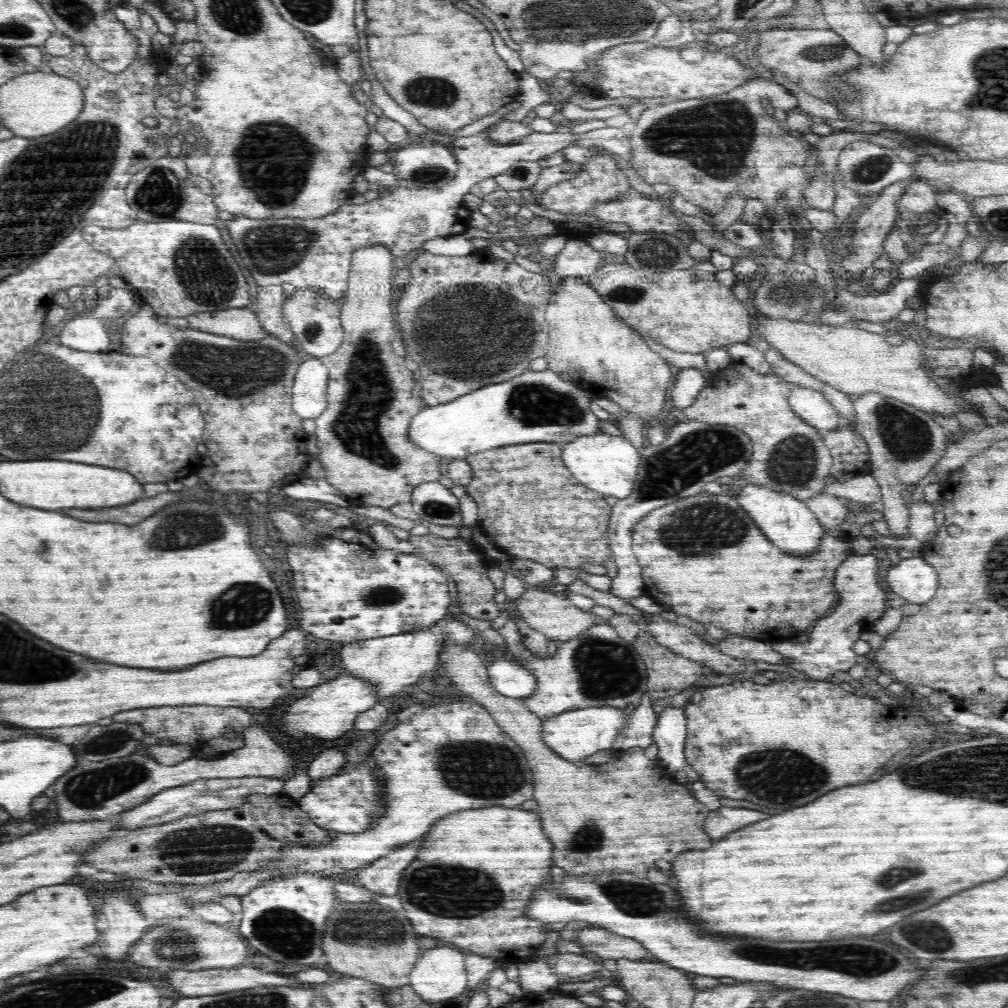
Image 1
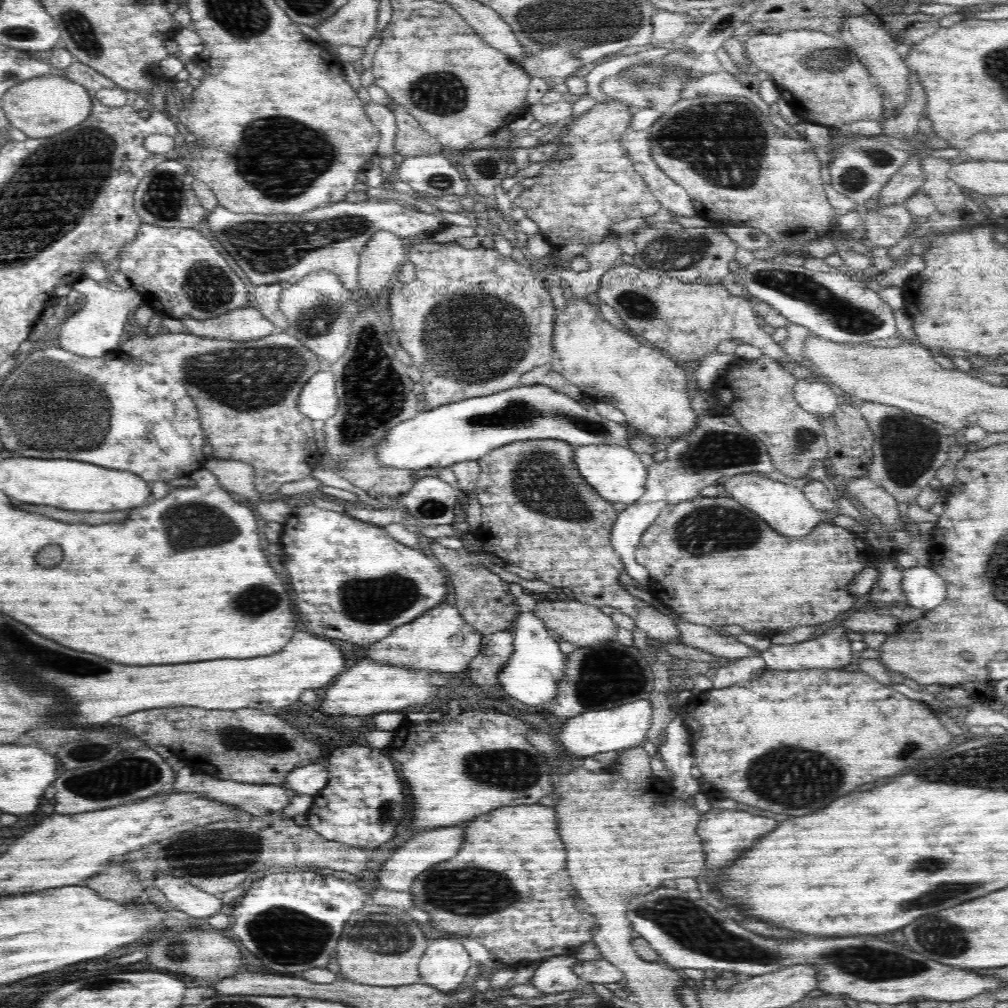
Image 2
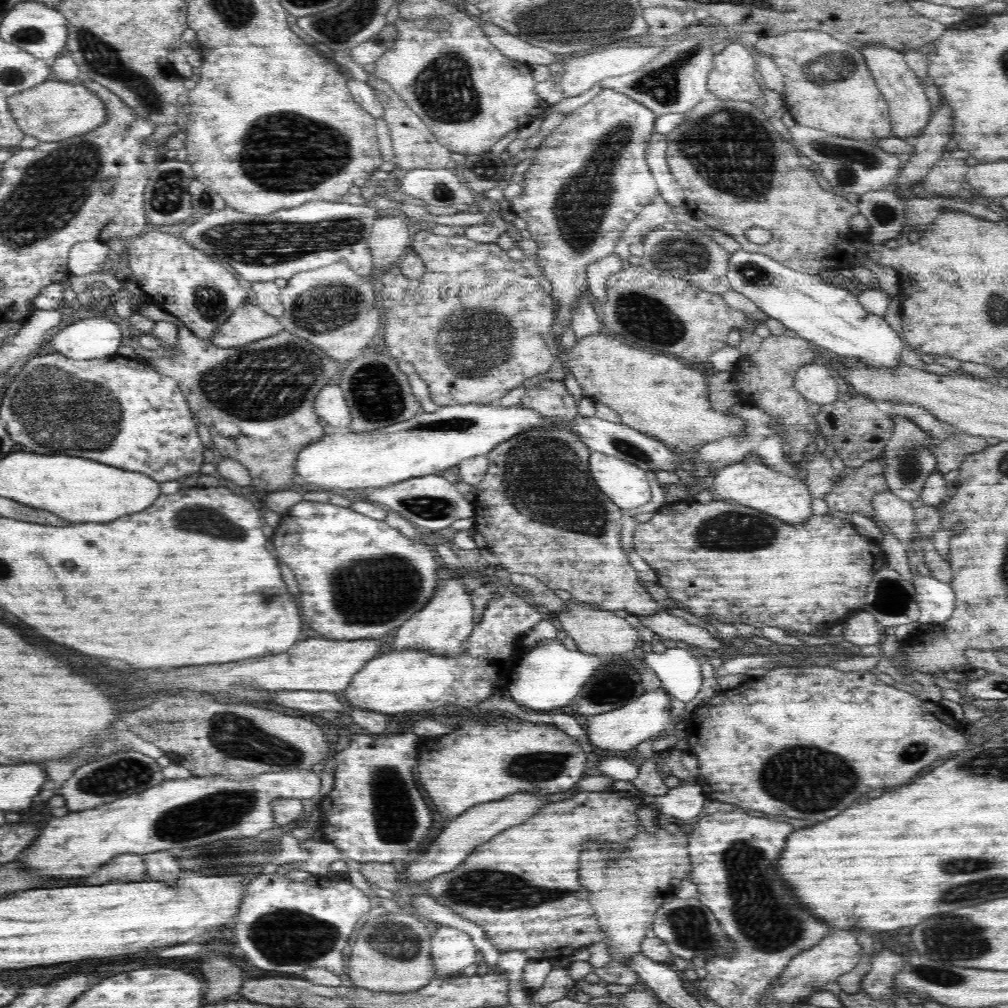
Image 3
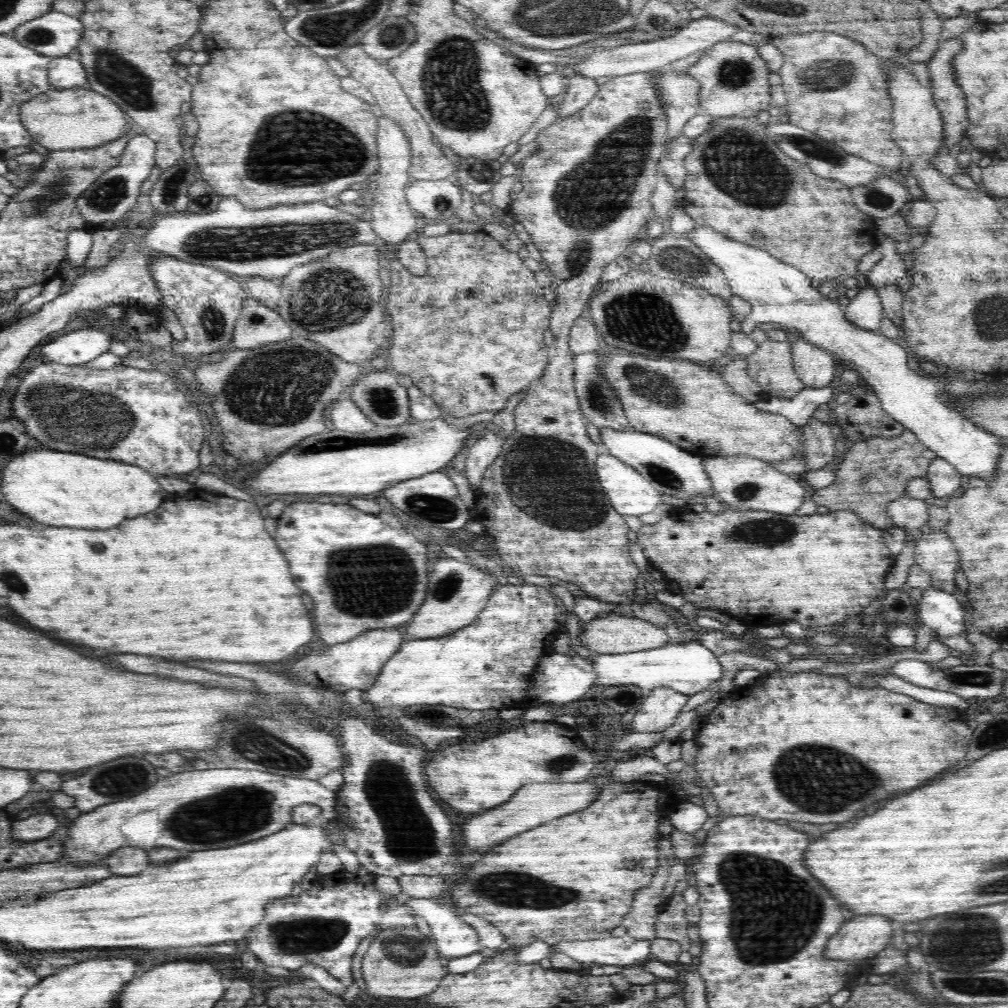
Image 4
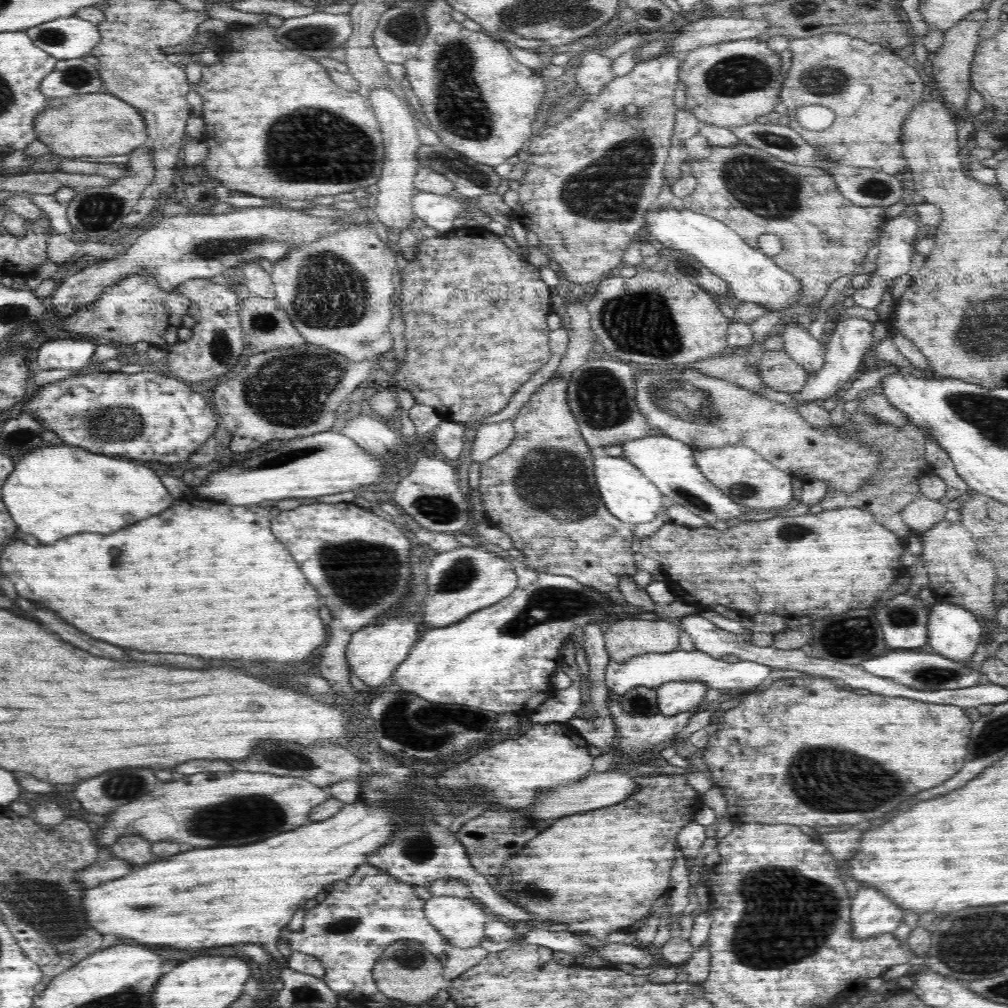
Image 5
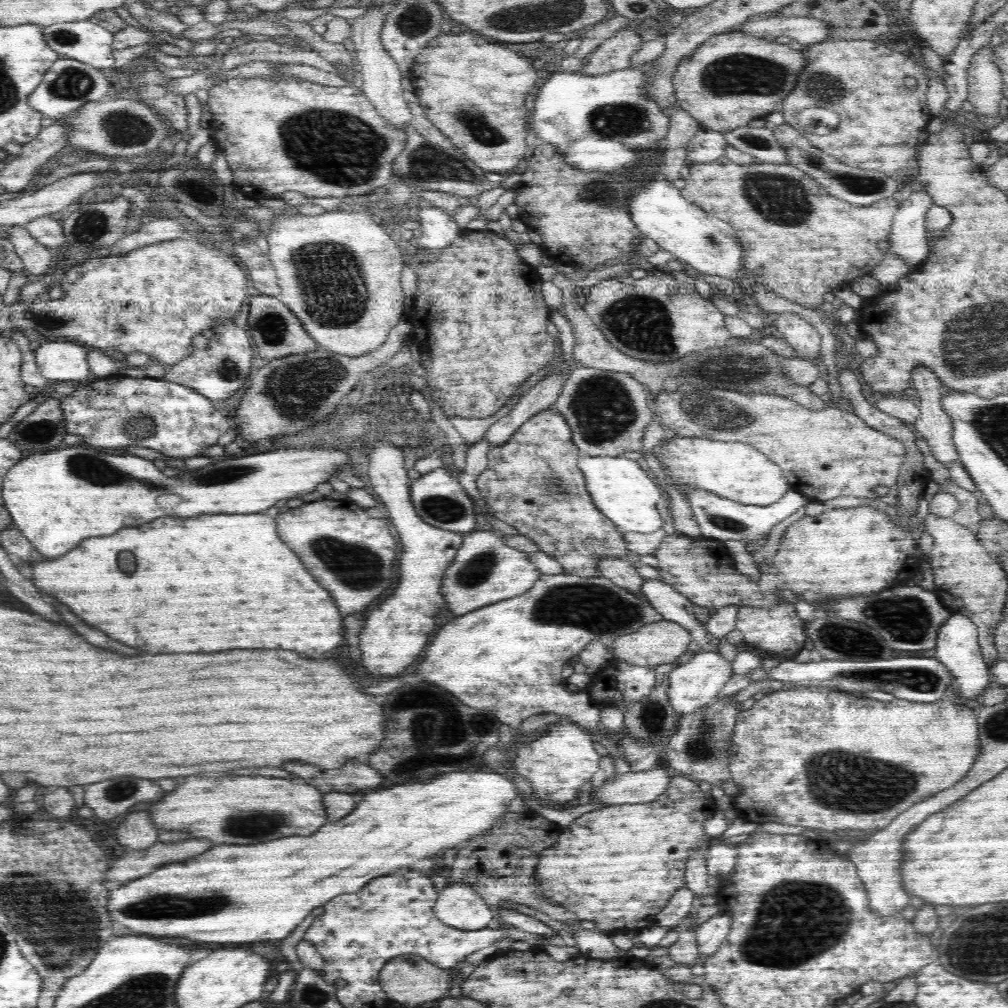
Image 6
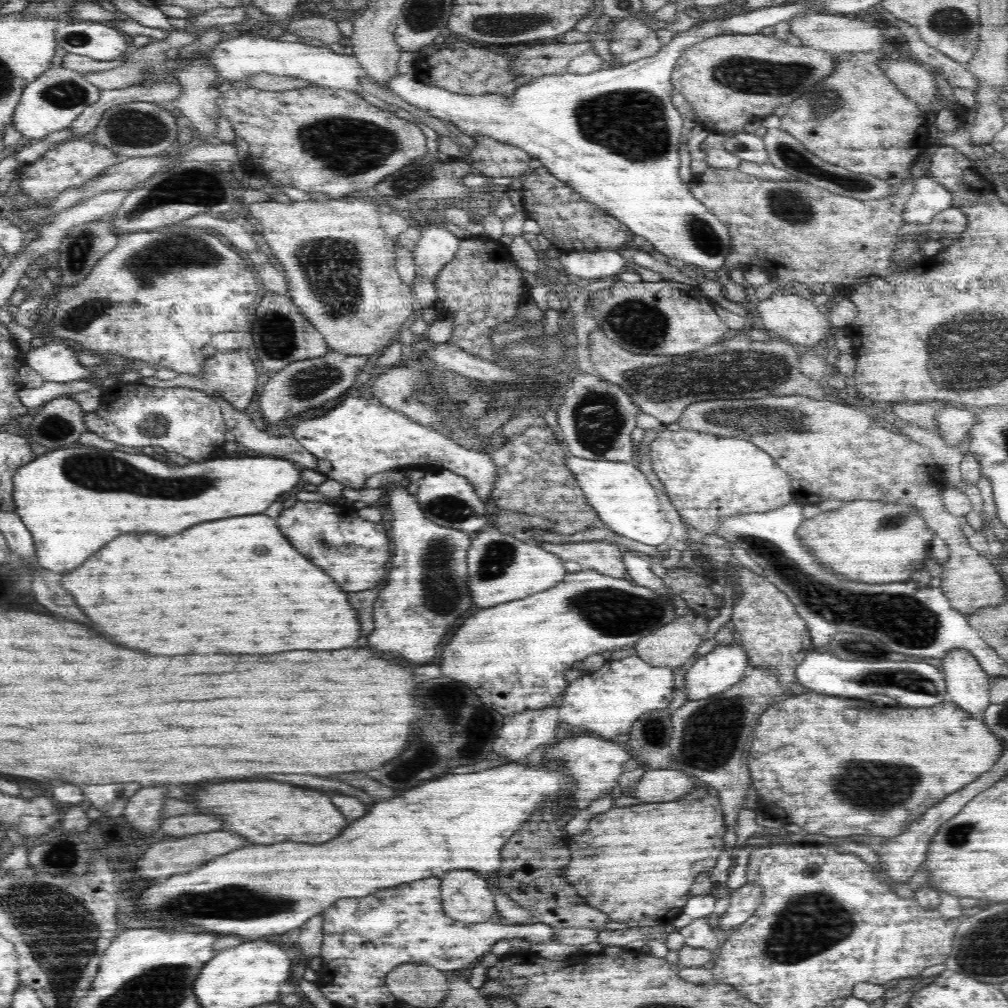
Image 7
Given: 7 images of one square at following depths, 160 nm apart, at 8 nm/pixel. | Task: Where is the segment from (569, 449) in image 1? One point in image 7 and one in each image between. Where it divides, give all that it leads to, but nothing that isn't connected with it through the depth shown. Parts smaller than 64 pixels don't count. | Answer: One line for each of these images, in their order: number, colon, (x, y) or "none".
2: (617, 474)
3: (627, 486)
4: (629, 492)
5: (626, 492)
6: (624, 490)
7: (625, 501)

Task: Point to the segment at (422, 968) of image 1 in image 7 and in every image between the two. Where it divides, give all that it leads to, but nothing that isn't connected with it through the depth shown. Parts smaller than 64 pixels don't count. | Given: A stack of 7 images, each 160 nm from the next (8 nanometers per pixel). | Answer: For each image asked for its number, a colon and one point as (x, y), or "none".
2: (444, 965)
3: (452, 950)
4: (453, 937)
5: (461, 921)
6: (458, 906)
7: (466, 897)

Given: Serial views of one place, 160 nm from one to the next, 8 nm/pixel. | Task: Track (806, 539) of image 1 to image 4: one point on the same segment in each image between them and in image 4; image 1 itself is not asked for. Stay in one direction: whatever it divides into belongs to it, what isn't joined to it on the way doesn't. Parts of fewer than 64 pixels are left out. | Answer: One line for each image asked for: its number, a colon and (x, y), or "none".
2: (784, 507)
3: (755, 485)
4: (743, 482)

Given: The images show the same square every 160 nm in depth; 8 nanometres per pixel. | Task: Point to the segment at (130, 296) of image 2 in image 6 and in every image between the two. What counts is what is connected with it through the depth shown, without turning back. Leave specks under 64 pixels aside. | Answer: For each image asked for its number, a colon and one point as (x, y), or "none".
3: (91, 338)
4: (77, 348)
5: (74, 354)
6: (60, 361)

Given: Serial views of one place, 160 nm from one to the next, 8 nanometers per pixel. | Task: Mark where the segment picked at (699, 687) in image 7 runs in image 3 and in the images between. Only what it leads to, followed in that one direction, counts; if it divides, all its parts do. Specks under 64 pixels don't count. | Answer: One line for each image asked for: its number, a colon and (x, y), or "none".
3: (622, 729)
4: (662, 705)
5: (674, 697)
6: (695, 684)

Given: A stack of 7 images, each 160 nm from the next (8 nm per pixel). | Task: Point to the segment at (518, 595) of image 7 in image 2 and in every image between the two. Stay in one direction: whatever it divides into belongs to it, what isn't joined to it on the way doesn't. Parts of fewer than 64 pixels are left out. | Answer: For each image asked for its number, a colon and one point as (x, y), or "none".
2: (440, 640)
3: (442, 625)
4: (457, 592)
5: (461, 581)
6: (486, 570)

